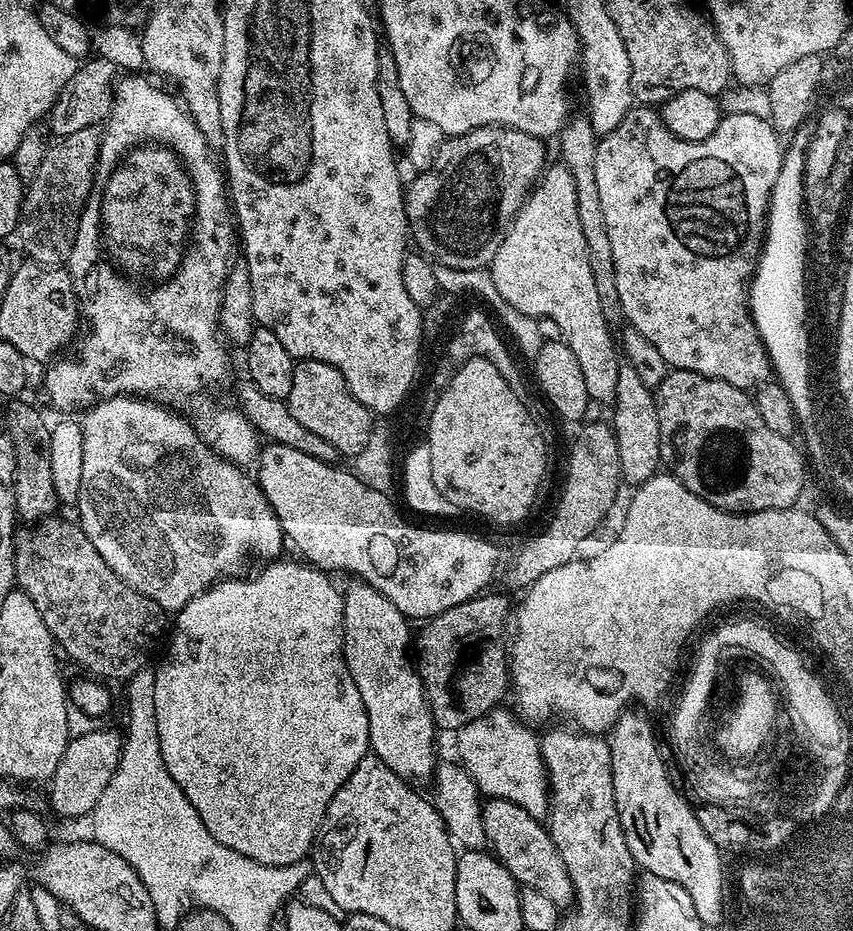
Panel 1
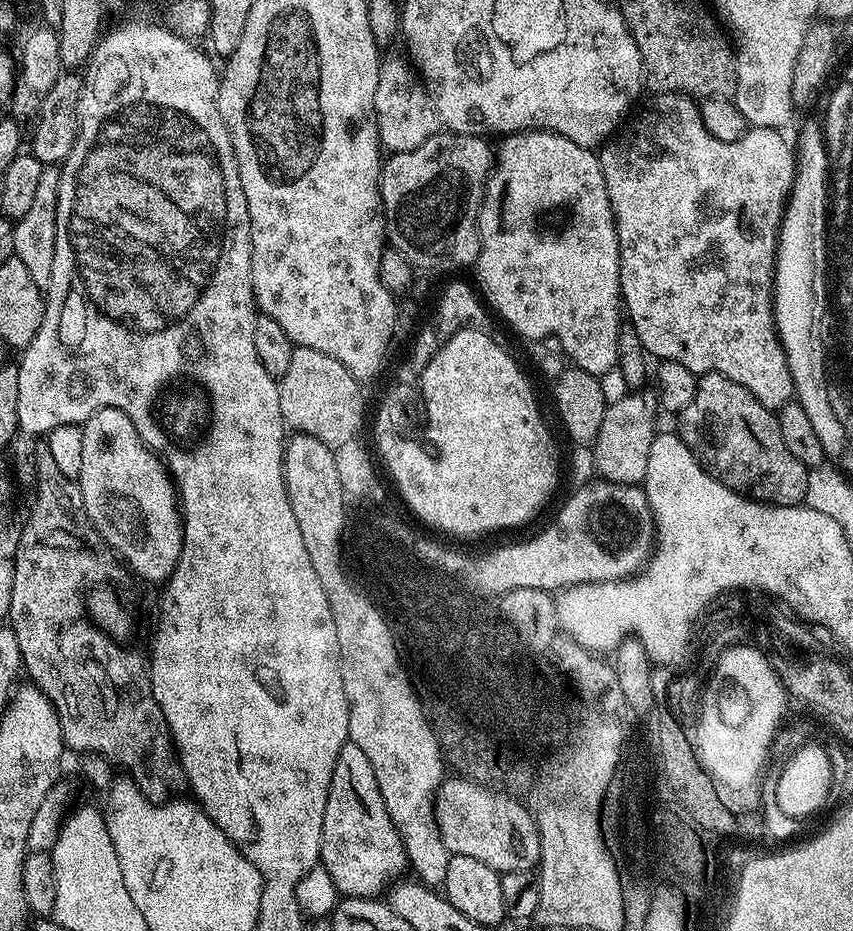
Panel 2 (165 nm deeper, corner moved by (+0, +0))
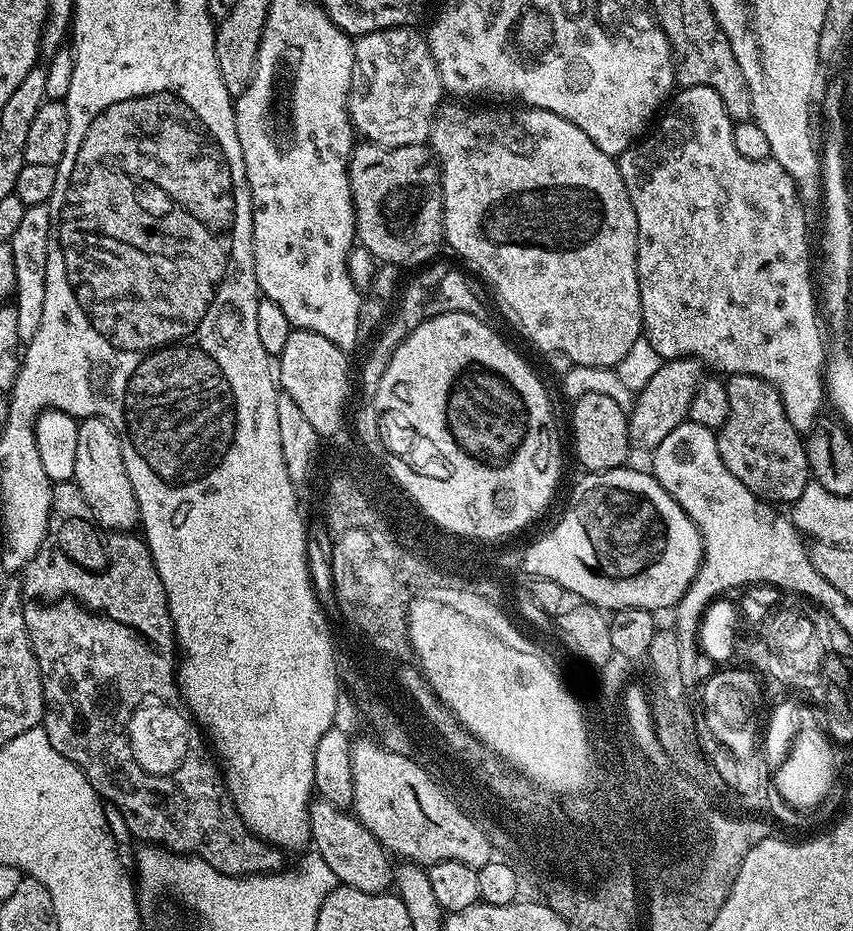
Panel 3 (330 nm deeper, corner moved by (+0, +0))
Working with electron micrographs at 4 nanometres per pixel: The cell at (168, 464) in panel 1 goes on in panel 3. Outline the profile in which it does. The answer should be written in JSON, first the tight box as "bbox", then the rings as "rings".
{"bbox":[74,416,140,534],"rings":[[[86,416],[79,421],[78,454],[74,457],[74,483],[80,487],[82,498],[92,511],[92,518],[101,529],[117,528],[117,533],[124,534],[137,527],[140,519],[138,502],[134,498],[134,486],[130,486],[130,478],[126,474],[126,466],[122,462],[122,446],[116,432],[101,416]]]}

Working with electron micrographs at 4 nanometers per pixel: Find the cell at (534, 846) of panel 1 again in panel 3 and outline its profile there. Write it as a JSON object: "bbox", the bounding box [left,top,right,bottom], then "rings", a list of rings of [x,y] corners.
{"bbox":[350,739,494,869],"rings":[[[353,739],[352,742],[352,757],[350,758],[350,766],[352,767],[352,808],[356,819],[360,820],[366,826],[366,830],[370,830],[374,834],[374,838],[378,838],[378,842],[383,846],[384,851],[391,854],[393,857],[399,858],[401,861],[418,864],[421,866],[431,866],[442,862],[443,860],[453,860],[454,862],[466,862],[466,866],[478,869],[481,868],[487,860],[493,859],[494,849],[492,844],[485,834],[479,823],[472,821],[473,817],[465,812],[458,805],[457,801],[433,777],[423,769],[422,766],[416,765],[410,758],[403,757],[402,754],[392,753],[387,748],[381,746],[375,739],[359,740]]]}

